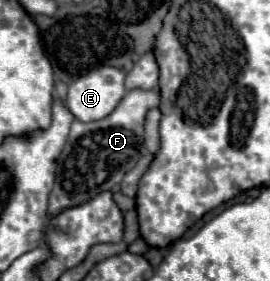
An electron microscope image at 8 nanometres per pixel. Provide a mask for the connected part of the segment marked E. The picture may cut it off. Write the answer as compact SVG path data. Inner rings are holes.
M101 65L91 69L89 73L75 77L71 83L62 83L60 80L55 81L55 94L58 98L63 99L69 111L79 119L79 121L97 121L103 119L117 107L117 103L125 95L125 73L117 67Z

